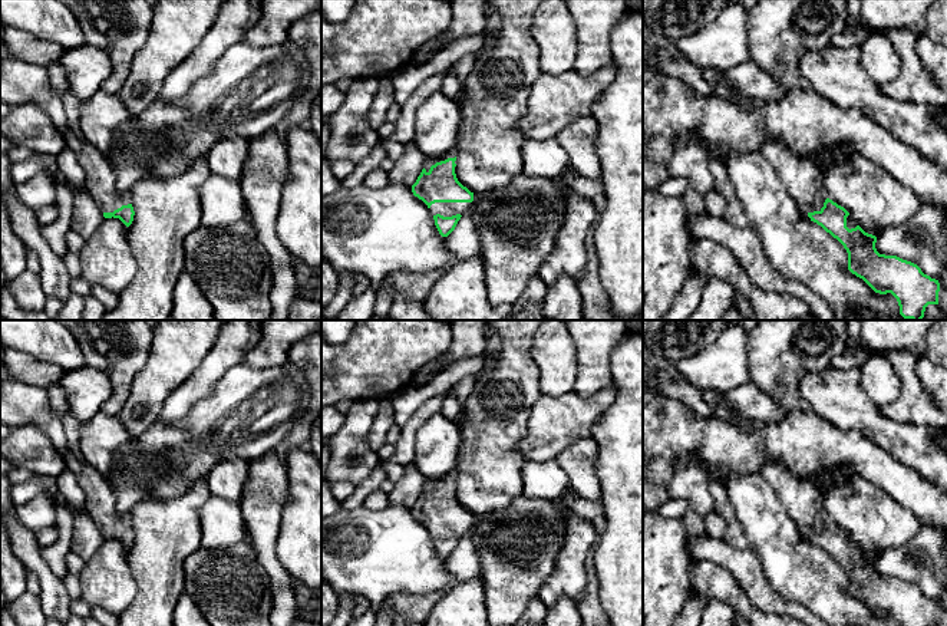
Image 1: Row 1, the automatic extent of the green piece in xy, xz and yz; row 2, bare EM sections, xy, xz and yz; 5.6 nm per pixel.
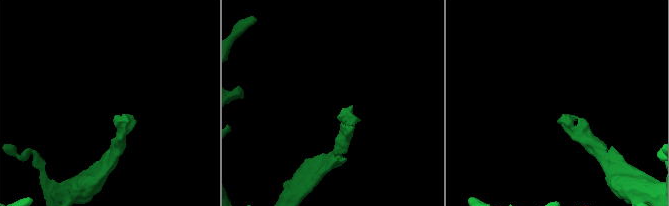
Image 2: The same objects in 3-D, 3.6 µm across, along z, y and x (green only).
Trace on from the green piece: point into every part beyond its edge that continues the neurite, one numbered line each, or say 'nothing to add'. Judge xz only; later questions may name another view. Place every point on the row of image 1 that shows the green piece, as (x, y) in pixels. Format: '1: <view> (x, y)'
1: xz (452, 152)
2: xz (444, 208)

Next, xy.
1: xy (20, 81)

